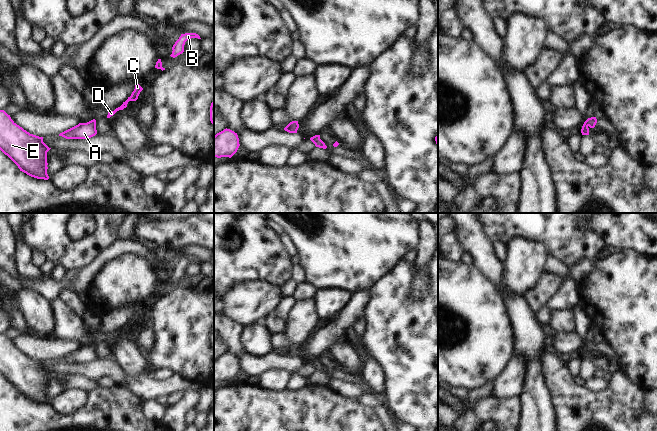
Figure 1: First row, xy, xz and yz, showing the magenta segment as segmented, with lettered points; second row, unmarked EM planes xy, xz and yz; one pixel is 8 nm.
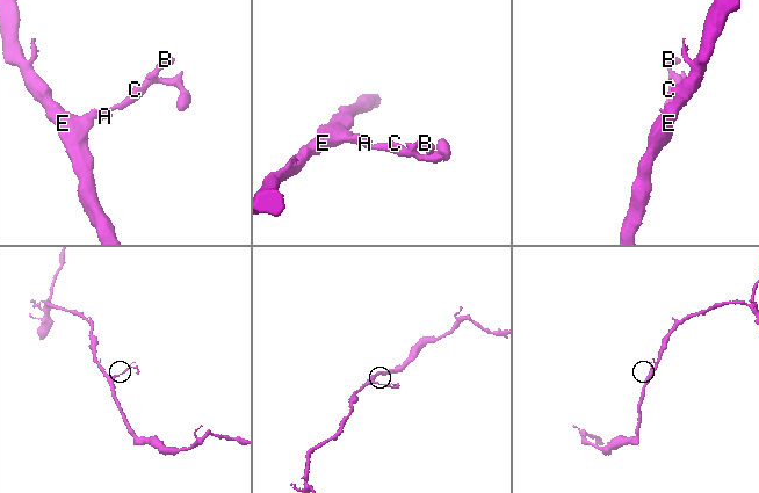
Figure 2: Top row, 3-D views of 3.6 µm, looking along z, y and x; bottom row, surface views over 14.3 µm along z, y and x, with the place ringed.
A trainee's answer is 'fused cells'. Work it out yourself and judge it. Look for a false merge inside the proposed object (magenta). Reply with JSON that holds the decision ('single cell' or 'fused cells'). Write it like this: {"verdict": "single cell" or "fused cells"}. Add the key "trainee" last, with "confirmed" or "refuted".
{"verdict": "single cell", "trainee": "refuted"}

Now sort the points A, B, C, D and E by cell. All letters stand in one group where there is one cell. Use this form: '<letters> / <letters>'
A B C D E

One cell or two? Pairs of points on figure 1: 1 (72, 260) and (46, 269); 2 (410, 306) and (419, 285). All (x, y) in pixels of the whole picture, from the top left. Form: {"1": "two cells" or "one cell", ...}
{"1": "two cells", "2": "two cells"}

